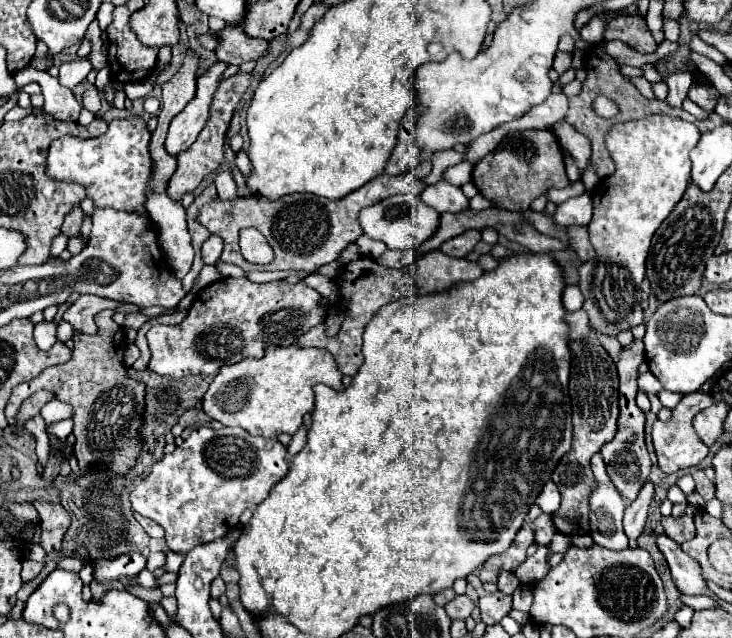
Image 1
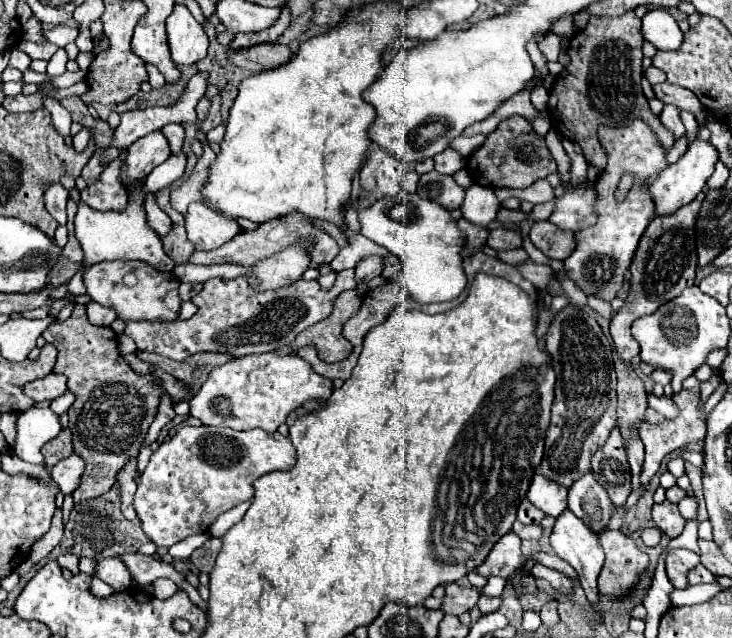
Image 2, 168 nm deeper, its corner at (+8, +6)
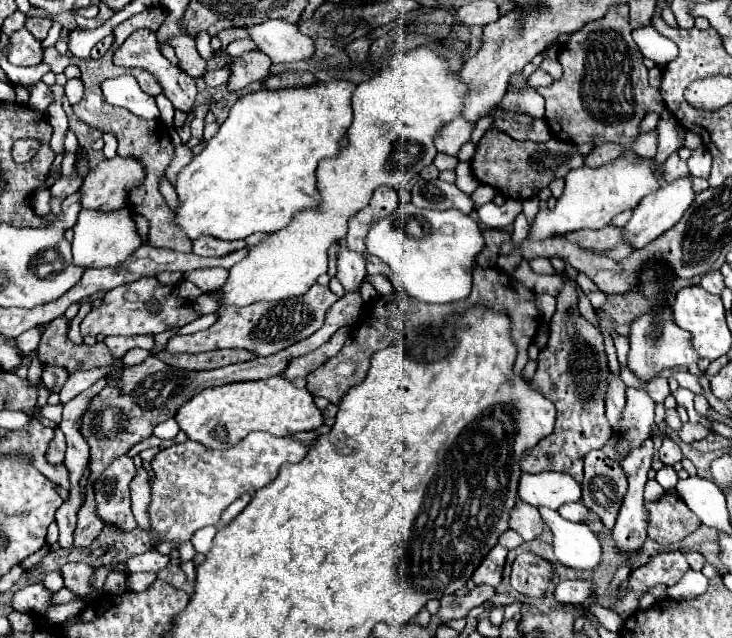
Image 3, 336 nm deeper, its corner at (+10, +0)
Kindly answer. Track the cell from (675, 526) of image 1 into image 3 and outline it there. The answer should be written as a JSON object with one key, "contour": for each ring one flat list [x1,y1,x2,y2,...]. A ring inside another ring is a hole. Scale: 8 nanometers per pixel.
{"contour":[[666,492,656,502,644,502,648,508,648,538,662,546,680,542,696,528,700,528,700,518,686,506,686,502,674,494]]}

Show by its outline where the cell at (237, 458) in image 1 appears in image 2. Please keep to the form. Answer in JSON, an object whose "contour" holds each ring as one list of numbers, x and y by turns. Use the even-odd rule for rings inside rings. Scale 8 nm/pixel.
{"contour":[[182,426,170,440,162,442,162,444,158,446,158,450,152,454,152,458,150,458,146,470,142,472,142,476,140,476,140,480,138,480,138,490,136,490,136,494,134,494,134,508,136,508,136,512,138,512,138,518,140,518,140,522,142,522,142,530,146,532,146,536,148,536,156,546,166,546,166,548,168,548,168,546,172,546,174,542,184,540,186,536,208,532,208,528,216,522,216,518,218,518,220,514,224,514,224,512,230,510,232,506,242,504,242,502,246,502,246,500,250,500,250,498,254,496,252,484,254,484,256,478,260,478,260,476,264,476,264,474,268,474,268,472,272,472,272,470,286,470,286,468,290,468,292,464,294,464,294,448,292,448,290,440,284,438,284,436,278,434,278,432,274,432,274,434,270,434,270,432,266,432,266,430,238,432,238,430,224,428,224,426,218,426,218,428,216,428,216,426]]}

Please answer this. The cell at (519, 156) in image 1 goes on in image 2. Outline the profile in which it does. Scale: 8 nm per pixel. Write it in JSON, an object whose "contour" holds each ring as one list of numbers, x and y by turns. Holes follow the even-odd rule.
{"contour":[[512,116,498,124,498,130,488,134,486,142,468,156,466,166,470,178,486,188,528,188,540,178,556,172,556,162,542,136,522,116]]}

